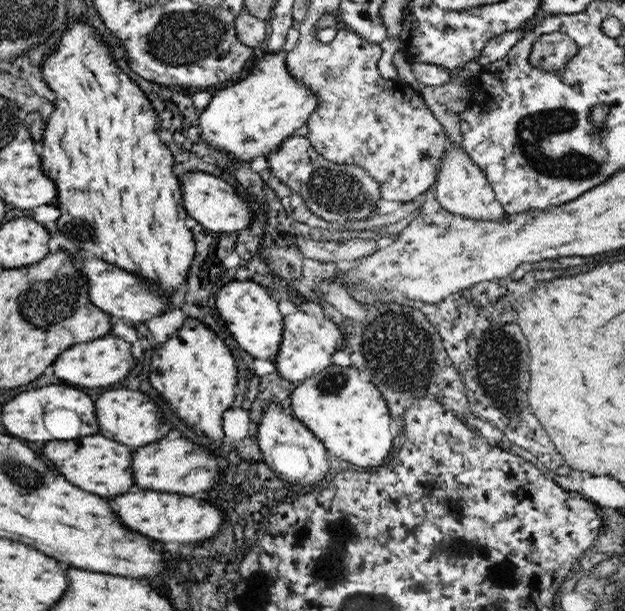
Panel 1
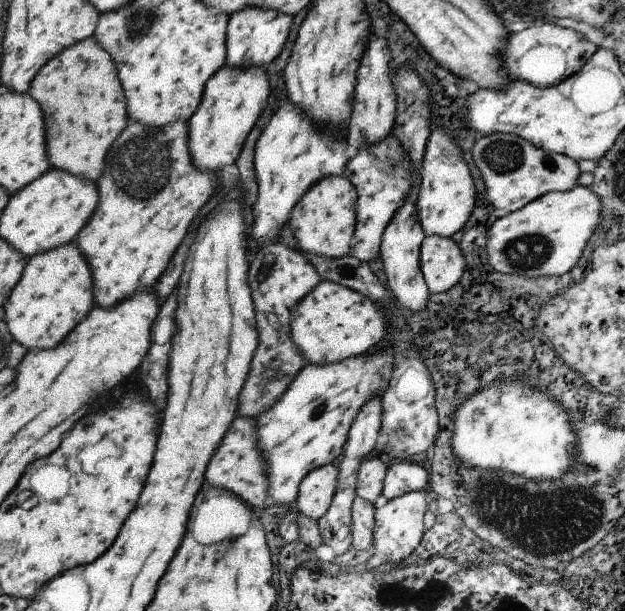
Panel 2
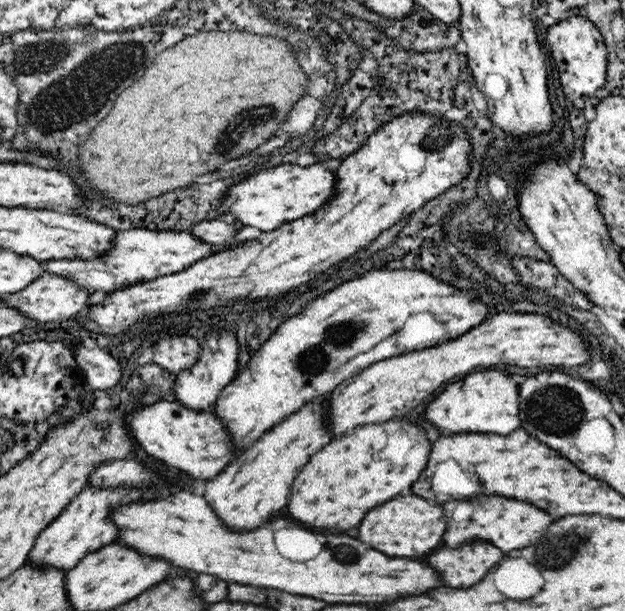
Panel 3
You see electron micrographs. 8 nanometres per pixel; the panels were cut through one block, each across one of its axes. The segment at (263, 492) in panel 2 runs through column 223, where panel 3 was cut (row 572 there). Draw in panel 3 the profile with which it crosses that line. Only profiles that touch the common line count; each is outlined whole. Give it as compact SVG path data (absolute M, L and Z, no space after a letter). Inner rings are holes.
M474 540L474 544L458 548L458 550L446 550L432 554L428 558L430 566L434 570L442 570L442 586L458 588L458 586L474 586L484 576L494 572L498 568L498 562L504 558L504 552L498 546L492 546L482 540Z

